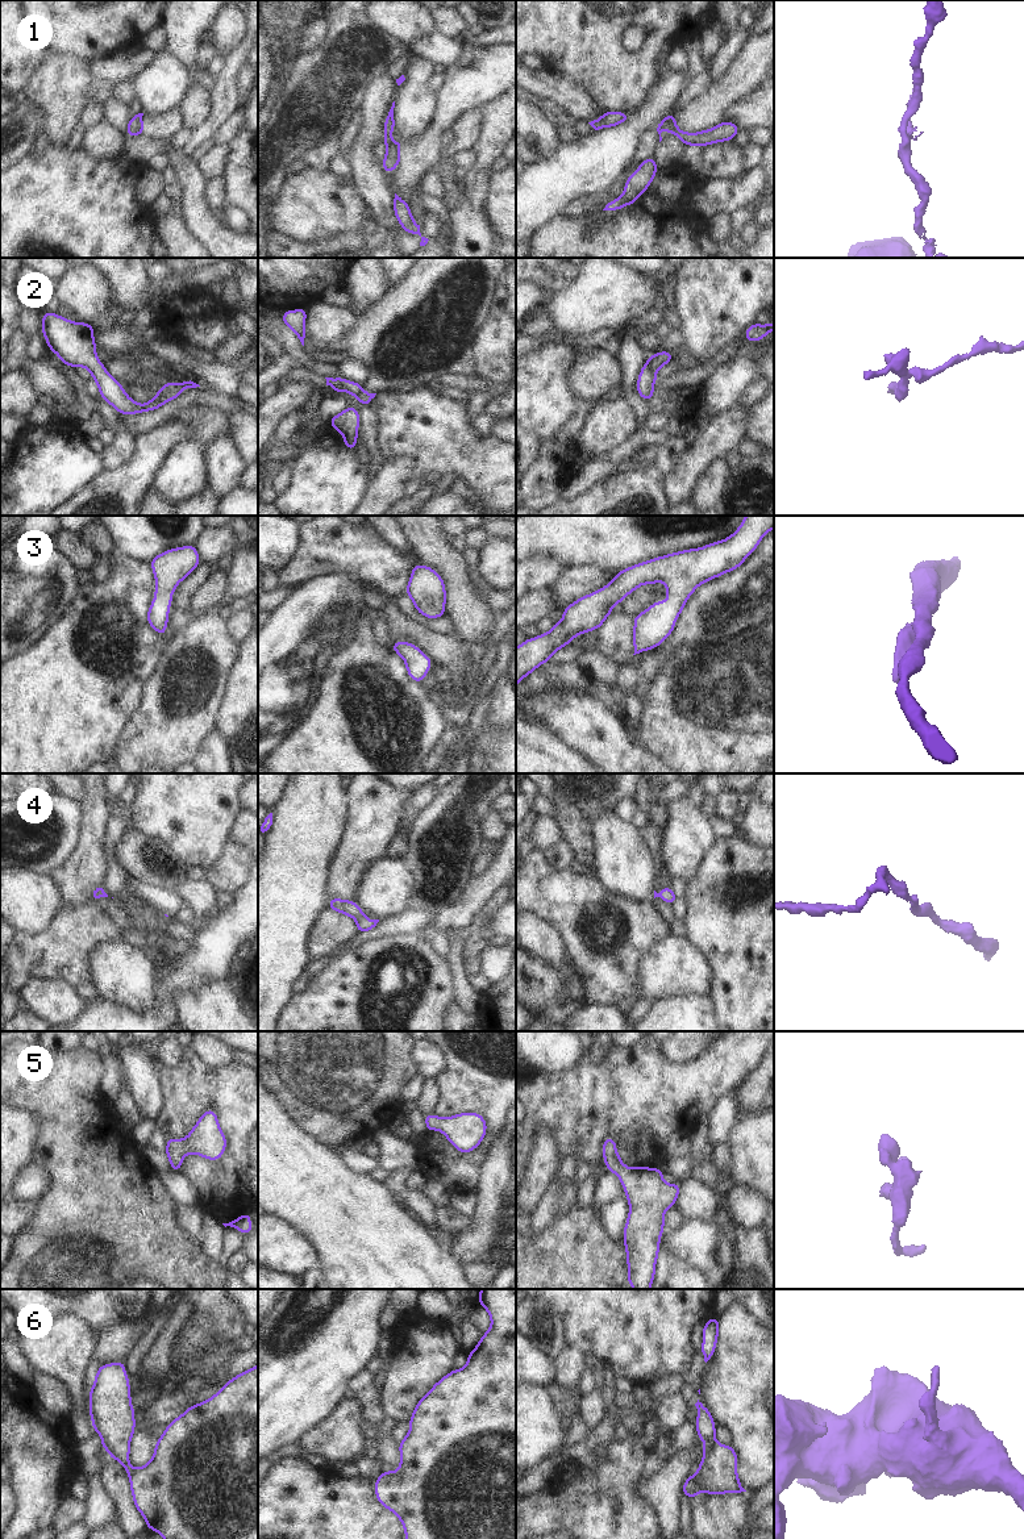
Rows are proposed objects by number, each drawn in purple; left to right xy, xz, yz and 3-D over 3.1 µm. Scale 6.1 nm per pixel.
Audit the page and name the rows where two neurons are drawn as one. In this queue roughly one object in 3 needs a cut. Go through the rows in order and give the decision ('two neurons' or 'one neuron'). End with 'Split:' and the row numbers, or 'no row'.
1: two neurons
2: two neurons
3: one neuron
4: one neuron
5: one neuron
6: one neuron
Split: 1, 2

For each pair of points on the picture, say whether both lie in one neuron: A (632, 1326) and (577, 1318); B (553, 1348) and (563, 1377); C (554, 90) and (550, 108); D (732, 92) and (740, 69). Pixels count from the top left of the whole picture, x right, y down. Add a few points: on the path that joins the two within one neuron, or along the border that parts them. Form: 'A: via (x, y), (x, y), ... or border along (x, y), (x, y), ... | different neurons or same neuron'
A: via (619, 1323), (614, 1318), (590, 1318) | same neuron
B: border along (566, 1344), (554, 1358) | different neurons
C: border along (529, 91), (556, 103), (573, 119) | different neurons
D: via (733, 87), (740, 80), (740, 74) | same neuron

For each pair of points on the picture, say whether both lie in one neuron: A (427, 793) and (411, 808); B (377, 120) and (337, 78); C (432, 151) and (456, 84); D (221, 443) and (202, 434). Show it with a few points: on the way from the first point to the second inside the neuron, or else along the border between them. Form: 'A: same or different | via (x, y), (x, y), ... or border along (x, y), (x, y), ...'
A: same | via (423, 796), (415, 804)
B: different | border along (377, 78), (359, 109)
C: same | via (433, 134), (448, 115), (453, 101)
D: different | border along (230, 436), (217, 436), (203, 446)

